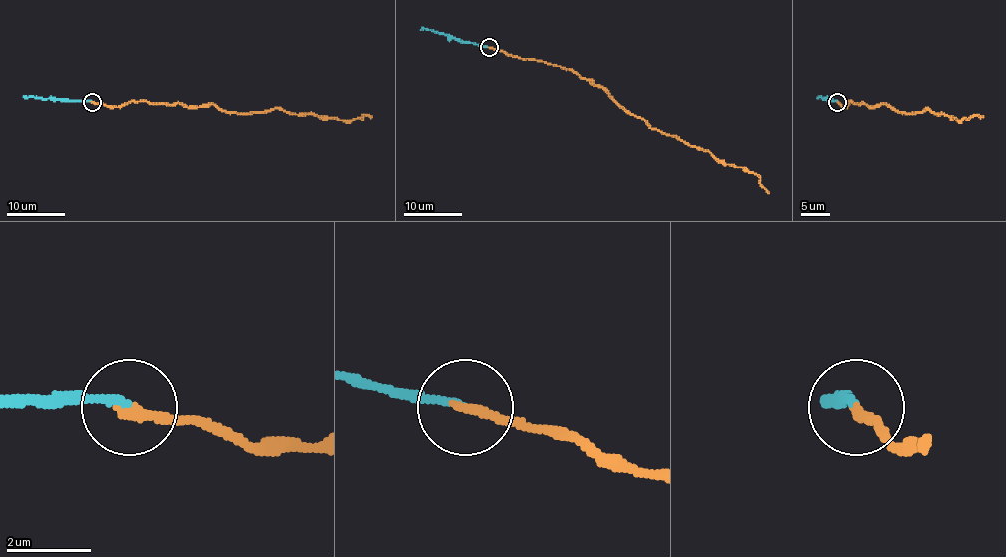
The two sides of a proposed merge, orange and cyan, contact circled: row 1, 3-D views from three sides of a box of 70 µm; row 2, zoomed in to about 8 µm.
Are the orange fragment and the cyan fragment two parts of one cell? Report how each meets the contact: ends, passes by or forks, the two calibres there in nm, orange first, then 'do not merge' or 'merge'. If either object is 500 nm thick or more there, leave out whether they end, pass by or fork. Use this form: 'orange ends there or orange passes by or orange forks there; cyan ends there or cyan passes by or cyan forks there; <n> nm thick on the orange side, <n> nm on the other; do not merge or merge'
orange ends there; cyan ends there; 260 nm thick on the orange side, 170 nm on the other; merge

